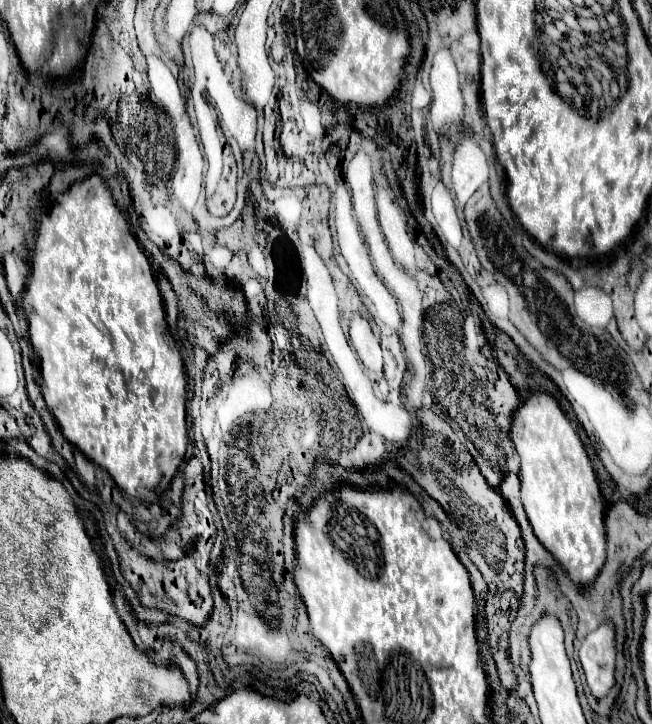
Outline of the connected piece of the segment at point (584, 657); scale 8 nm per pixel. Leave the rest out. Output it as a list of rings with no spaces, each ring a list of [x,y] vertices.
[[[602,625],[582,639],[580,663],[592,693],[602,699],[614,685],[614,629],[610,625]]]

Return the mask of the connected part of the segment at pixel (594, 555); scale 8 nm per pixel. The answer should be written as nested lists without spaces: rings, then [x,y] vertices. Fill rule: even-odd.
[[[528,393],[514,413],[510,437],[520,455],[520,499],[540,543],[560,561],[572,581],[592,583],[604,565],[604,503],[592,463],[576,429],[548,393]]]

